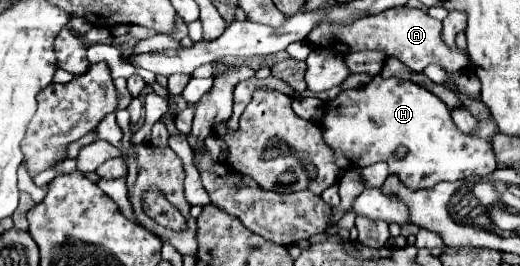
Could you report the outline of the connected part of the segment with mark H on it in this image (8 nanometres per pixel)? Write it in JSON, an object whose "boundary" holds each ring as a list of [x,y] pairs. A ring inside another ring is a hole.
{"boundary":[[[376,75],[364,87],[342,91],[334,101],[326,101],[320,129],[340,171],[386,161],[390,173],[398,173],[408,189],[426,189],[440,181],[458,181],[464,177],[486,177],[496,169],[490,141],[458,131],[448,105],[414,81]],[[398,147],[408,149],[400,159],[396,157]]]}

